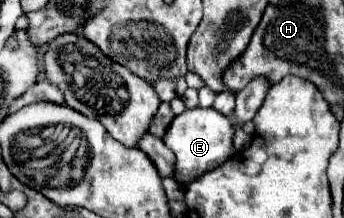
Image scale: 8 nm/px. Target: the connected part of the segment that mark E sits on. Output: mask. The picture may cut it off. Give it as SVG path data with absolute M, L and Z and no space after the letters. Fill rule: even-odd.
M188 89L182 97L182 101L186 103L186 111L176 115L172 119L172 123L168 125L162 141L168 145L168 149L172 149L172 153L176 155L176 167L174 167L174 181L180 183L182 187L190 185L196 177L200 177L202 173L206 173L208 169L218 167L220 163L224 163L230 155L232 155L232 135L234 135L234 127L230 123L228 117L220 115L218 111L204 109L198 107L198 91L196 89Z

